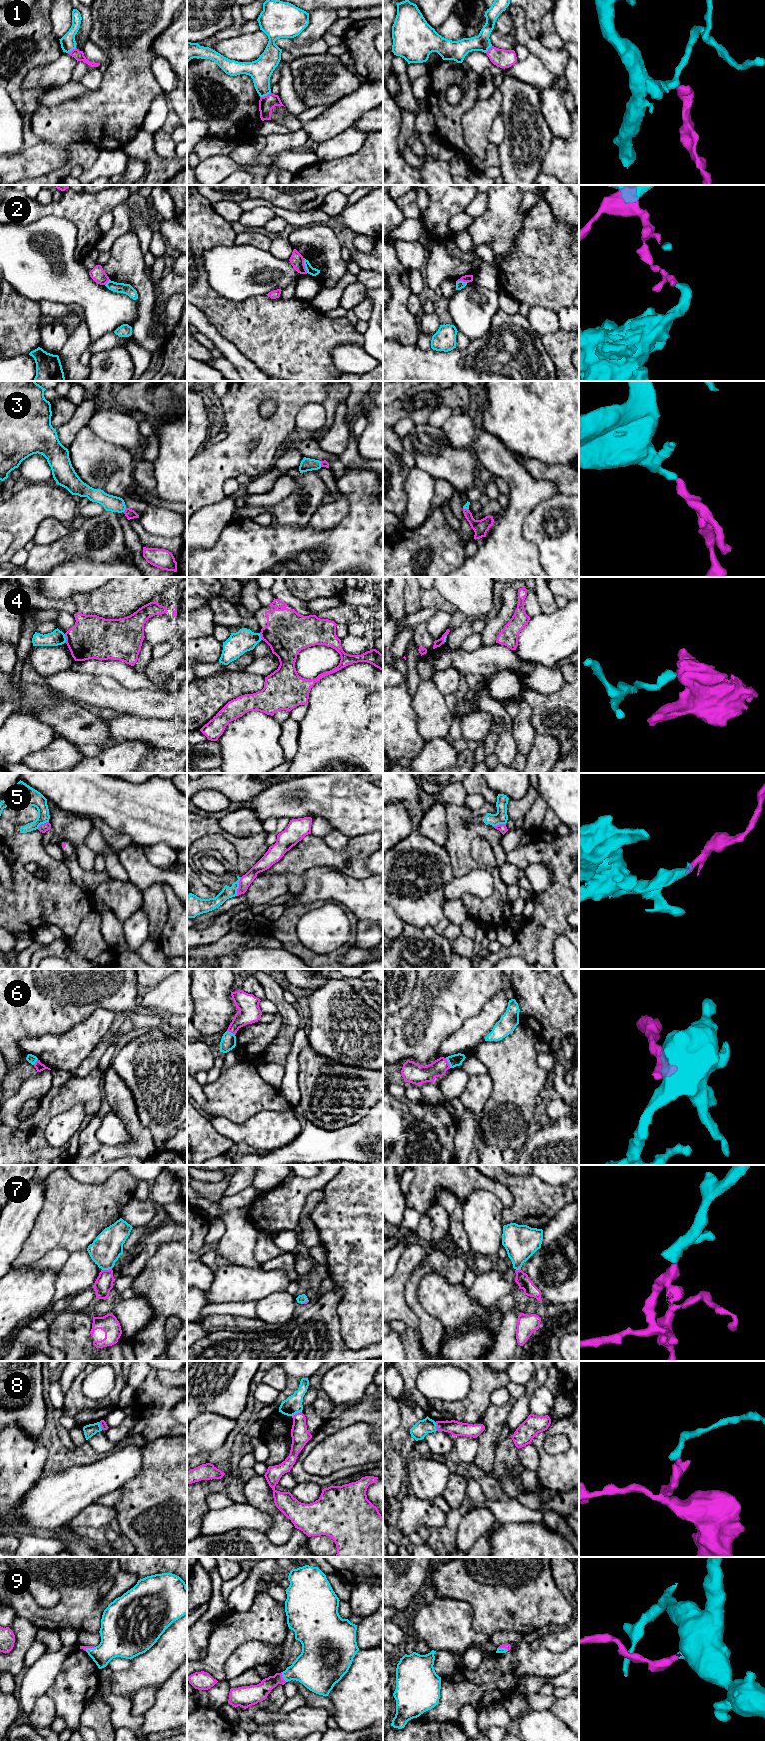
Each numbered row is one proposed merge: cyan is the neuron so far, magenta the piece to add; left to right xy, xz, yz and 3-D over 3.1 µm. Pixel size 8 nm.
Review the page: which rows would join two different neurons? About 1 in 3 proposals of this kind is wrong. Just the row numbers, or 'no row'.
1, 2, 4, 5, 6, 8

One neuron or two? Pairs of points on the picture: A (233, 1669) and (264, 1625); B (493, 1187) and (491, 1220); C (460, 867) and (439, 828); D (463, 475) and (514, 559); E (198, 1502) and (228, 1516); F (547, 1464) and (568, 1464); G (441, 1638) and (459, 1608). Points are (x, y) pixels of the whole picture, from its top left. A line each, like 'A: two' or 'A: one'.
A: two
B: two
C: two
D: two
E: two
F: one
G: one

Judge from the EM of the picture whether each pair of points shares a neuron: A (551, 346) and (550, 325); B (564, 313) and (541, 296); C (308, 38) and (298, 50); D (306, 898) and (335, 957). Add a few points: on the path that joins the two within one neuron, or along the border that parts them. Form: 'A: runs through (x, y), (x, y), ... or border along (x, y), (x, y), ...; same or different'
A: border along (559, 329), (541, 336); different
B: border along (568, 306), (563, 306), (557, 313); different
C: border along (322, 37), (306, 44), (294, 44), (292, 42); different
D: border along (317, 901), (286, 907); different

